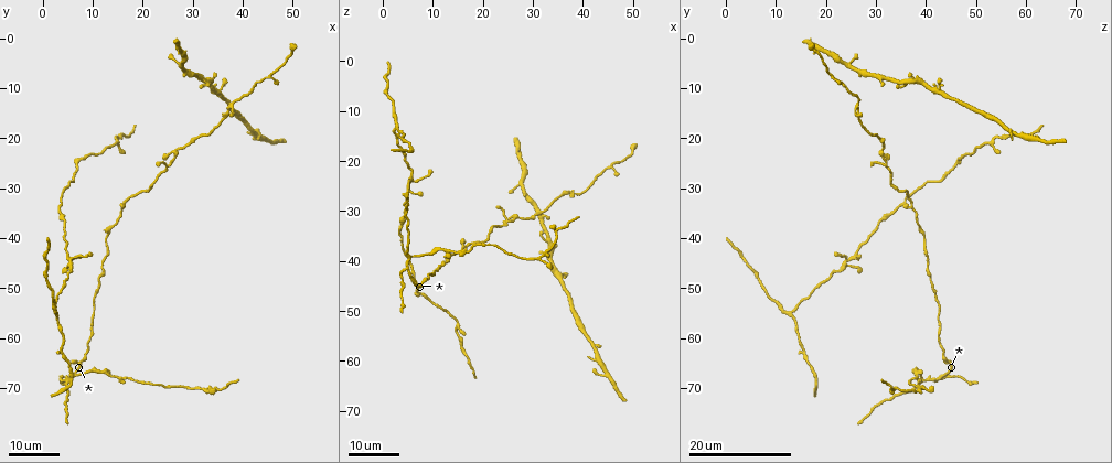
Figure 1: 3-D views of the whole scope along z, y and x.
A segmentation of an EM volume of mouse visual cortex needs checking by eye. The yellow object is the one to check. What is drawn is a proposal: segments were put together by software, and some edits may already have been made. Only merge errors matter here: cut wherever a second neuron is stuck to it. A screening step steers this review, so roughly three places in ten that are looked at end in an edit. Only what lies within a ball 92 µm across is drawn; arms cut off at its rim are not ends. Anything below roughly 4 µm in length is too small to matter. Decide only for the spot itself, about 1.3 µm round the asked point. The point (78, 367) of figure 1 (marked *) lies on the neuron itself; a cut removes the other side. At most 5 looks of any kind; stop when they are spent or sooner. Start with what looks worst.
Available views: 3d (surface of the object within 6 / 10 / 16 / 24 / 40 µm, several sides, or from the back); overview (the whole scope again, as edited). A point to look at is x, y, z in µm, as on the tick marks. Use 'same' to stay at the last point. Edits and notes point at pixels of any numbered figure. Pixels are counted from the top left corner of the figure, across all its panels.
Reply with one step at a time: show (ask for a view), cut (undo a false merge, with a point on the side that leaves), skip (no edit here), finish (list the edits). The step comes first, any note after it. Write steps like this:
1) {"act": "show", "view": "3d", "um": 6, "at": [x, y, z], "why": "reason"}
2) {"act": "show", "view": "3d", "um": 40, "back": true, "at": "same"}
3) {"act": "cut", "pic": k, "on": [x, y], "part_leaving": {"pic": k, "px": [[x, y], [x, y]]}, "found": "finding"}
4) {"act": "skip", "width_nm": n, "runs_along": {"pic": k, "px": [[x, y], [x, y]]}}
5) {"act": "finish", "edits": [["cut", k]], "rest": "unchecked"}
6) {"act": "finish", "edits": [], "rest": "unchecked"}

{"act": "show", "view": "3d", "um": 16, "at": [5.5, 45.0, 24.0], "why": "four-way junction"}

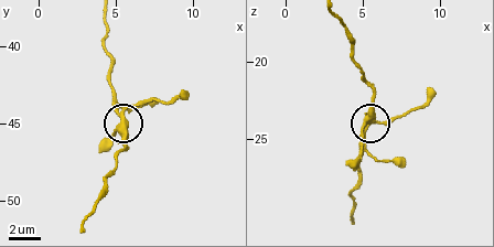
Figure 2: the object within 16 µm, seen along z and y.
{"act": "show", "view": "3d", "um": 6, "at": [5.2, 45.2, 24.0], "why": "closer look"}

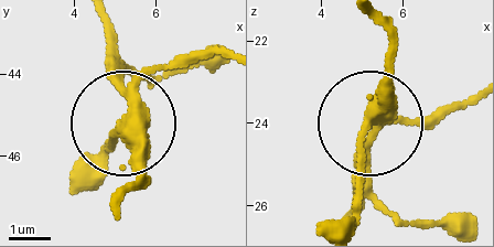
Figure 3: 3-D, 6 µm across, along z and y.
{"act": "skip", "found": "one neuron here"}

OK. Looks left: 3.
{"act": "show", "view": "3d", "um": 16, "at": [37.5, 13.5, 26.0], "why": "side arm on a straight run"}

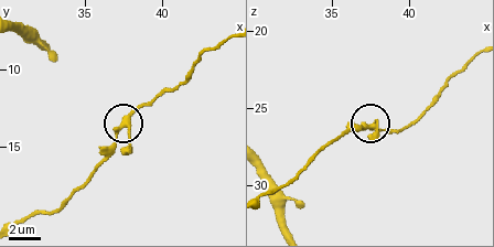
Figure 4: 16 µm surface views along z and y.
{"act": "show", "view": "3d", "um": 10, "at": [37.6, 13.4, 26.2]}

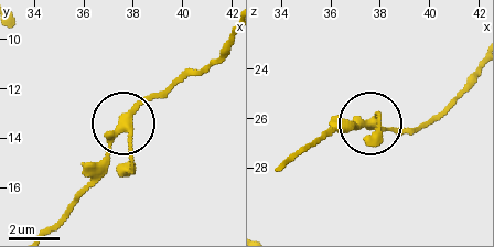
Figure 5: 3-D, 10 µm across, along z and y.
{"act": "show", "view": "3d", "um": 10, "back": true, "at": [37.6, 13.3, 26.3]}

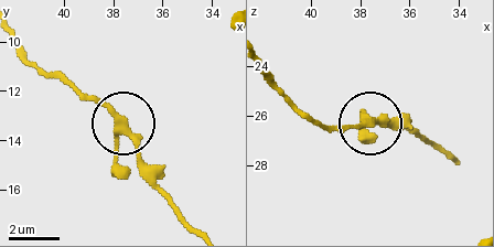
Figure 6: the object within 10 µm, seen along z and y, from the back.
{"act": "skip", "width_nm": 260, "runs_along": {"pic": 6, "px": [[192, 225], [156, 186], [129, 130], [74, 82]]}, "found": "one neuron here"}

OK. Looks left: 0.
{"act": "finish", "edits": [], "rest": "unchecked"}

